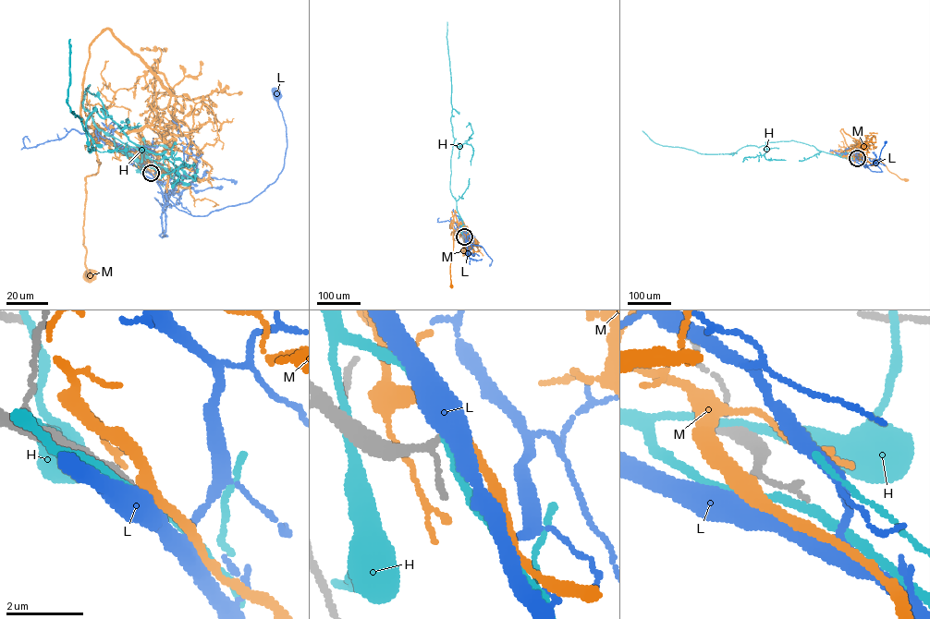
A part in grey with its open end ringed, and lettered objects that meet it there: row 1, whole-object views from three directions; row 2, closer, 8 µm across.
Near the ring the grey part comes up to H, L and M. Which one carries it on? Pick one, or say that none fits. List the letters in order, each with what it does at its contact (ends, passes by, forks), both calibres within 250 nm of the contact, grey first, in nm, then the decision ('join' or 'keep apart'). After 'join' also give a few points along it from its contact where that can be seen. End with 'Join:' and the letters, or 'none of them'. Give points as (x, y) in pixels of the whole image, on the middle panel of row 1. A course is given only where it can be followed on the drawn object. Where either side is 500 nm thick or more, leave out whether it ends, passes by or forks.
H: it passes by; calibres 130 and 220 nm; keep apart
L: calibres 130 and 550 nm; join; course (464, 236), (467, 243), (468, 241), (483, 248), (492, 260), (490, 264)
M: it passes by; calibres 130 and 400 nm; keep apart
Join: L

